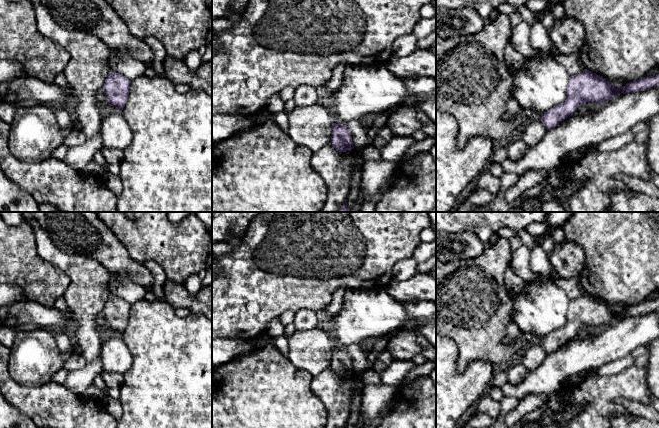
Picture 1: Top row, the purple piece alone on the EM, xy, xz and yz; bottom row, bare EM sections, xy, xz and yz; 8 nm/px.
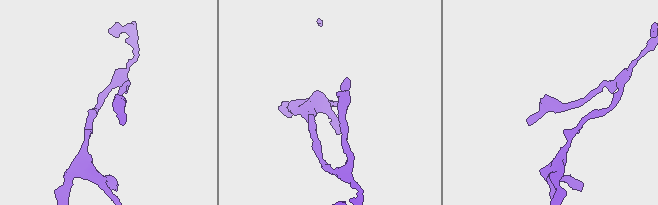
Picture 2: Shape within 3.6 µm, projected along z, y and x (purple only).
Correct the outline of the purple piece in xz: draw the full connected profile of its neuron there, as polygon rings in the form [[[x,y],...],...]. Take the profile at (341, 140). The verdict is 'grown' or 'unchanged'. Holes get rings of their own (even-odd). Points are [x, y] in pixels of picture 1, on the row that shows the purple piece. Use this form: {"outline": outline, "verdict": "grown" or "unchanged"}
{"outline": [[[333,123],[330,143],[340,152],[354,149],[351,133],[347,127],[341,123]]], "verdict": "unchanged"}

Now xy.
{"outline": [[[110,71],[106,78],[103,90],[108,96],[109,104],[115,106],[119,112],[128,100],[130,85],[130,79],[113,71]]], "verdict": "unchanged"}

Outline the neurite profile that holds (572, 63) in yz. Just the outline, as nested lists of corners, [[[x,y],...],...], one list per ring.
[[[554,51],[552,55],[554,59],[566,69],[570,76],[578,75],[586,70],[585,66],[581,62],[579,53],[563,55],[557,51]]]

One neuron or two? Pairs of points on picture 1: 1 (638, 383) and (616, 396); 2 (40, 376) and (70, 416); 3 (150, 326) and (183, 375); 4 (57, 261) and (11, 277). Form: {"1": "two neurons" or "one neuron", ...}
{"1": "one neuron", "2": "two neurons", "3": "one neuron", "4": "two neurons"}

